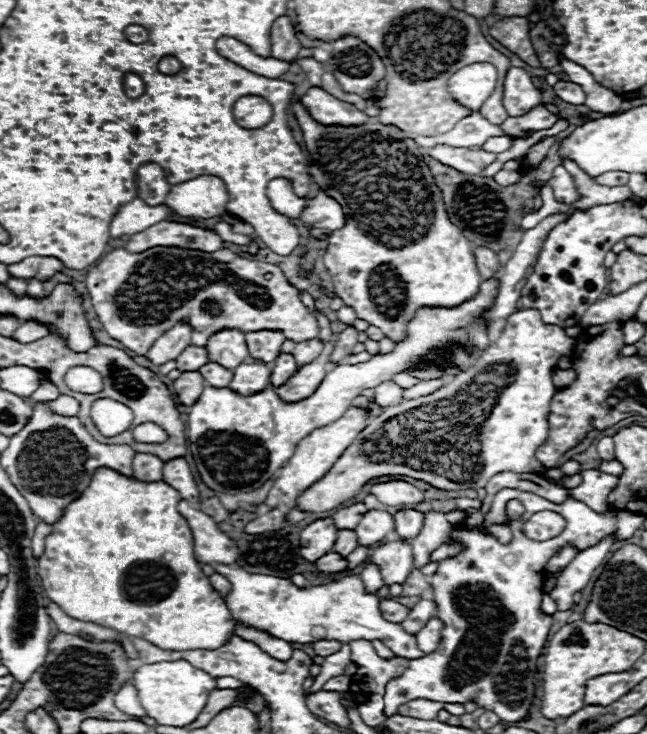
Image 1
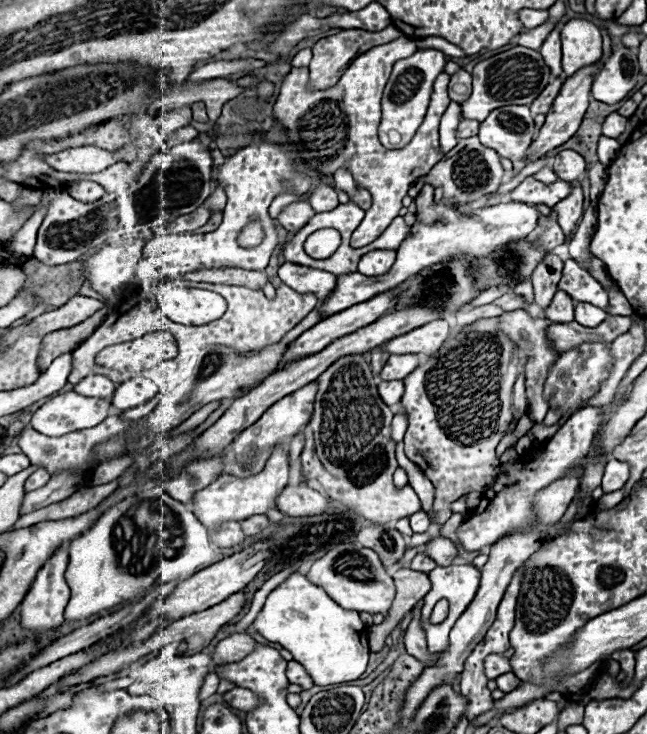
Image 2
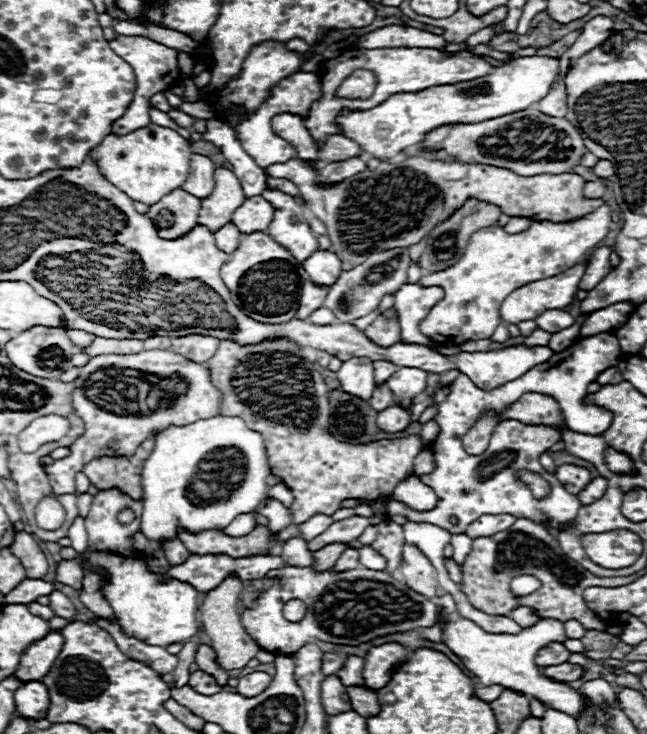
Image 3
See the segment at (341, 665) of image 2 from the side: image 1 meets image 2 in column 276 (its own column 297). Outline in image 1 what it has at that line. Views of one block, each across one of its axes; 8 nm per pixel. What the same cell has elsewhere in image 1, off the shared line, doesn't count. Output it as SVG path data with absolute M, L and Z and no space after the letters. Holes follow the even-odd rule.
M214 564L216 572L226 576L230 580L230 592L226 596L226 602L228 602L228 608L232 612L232 618L236 622L242 622L244 626L252 626L256 630L262 630L262 632L268 632L270 636L274 638L280 638L280 640L286 640L288 644L312 644L316 642L318 638L336 638L340 642L352 642L354 638L366 638L366 640L382 640L396 656L400 658L410 658L410 660L416 660L416 658L422 658L422 650L418 648L416 644L416 636L414 634L408 634L402 630L400 624L390 624L382 618L382 610L380 610L380 604L378 600L374 598L380 598L378 592L366 592L364 588L364 582L360 580L358 574L352 574L352 572L346 572L346 574L340 574L336 578L332 578L330 582L322 582L322 584L316 584L316 586L308 586L308 588L298 588L290 578L278 578L278 576L266 576L266 574L250 574L242 568L234 568L234 566L226 566L226 564Z

